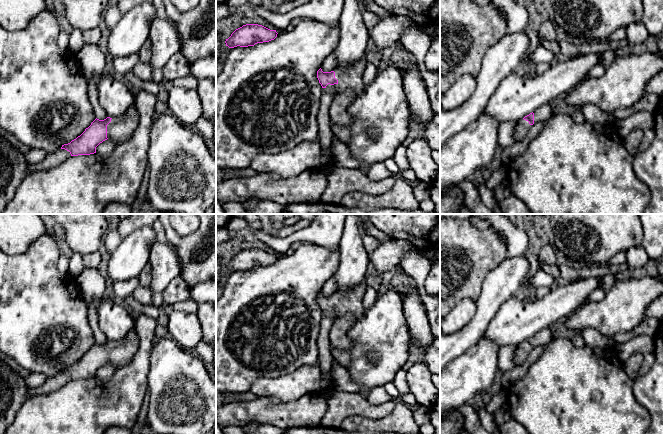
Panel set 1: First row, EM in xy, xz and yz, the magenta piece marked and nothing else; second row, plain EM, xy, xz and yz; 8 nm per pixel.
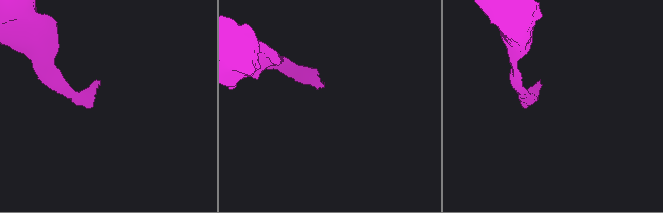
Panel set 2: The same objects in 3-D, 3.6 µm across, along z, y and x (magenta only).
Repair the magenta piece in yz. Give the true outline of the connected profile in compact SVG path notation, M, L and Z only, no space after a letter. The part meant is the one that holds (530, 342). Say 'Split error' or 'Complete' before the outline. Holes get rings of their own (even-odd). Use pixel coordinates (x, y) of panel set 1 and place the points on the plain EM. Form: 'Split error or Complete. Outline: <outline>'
Split error. Outline: M546 327L534 336L525 340L523 343L519 344L513 354L515 366L523 365L533 348L549 344L553 337L553 328Z

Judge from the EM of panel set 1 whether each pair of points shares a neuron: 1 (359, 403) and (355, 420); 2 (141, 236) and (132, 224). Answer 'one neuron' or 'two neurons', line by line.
1: two neurons
2: two neurons

